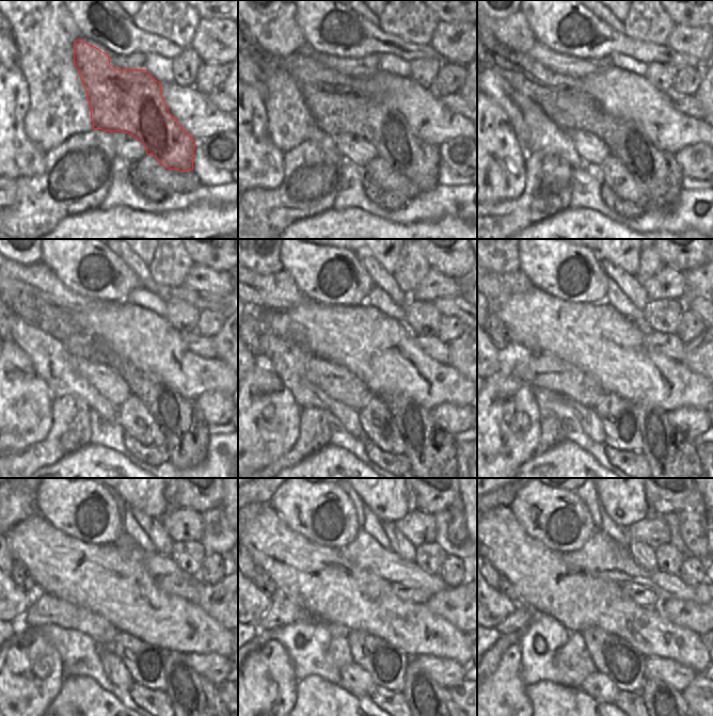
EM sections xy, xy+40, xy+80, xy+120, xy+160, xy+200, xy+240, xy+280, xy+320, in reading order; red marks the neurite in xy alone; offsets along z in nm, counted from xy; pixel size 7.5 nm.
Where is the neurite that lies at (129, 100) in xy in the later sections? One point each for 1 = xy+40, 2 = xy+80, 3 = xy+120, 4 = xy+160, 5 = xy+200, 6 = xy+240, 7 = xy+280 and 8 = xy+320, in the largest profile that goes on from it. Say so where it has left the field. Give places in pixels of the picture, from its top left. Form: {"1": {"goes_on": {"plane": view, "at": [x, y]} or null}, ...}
{"1": {"goes_on": {"plane": "xy+40", "at": [335, 109]}}, "2": {"goes_on": {"plane": "xy+80", "at": [658, 174]}}, "3": {"goes_on": {"plane": "xy+120", "at": [186, 433]}}, "4": {"goes_on": {"plane": "xy+160", "at": [431, 452]}}, "5": {"goes_on": {"plane": "xy+200", "at": [671, 456]}}, "6": {"goes_on": {"plane": "xy+240", "at": [191, 695]}}, "7": {"goes_on": {"plane": "xy+280", "at": [423, 695]}}, "8": {"goes_on": {"plane": "xy+320", "at": [658, 695]}}}

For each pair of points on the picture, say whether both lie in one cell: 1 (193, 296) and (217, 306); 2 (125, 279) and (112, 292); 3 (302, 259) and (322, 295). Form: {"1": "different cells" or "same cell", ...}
{"1": "same cell", "2": "same cell", "3": "same cell"}

